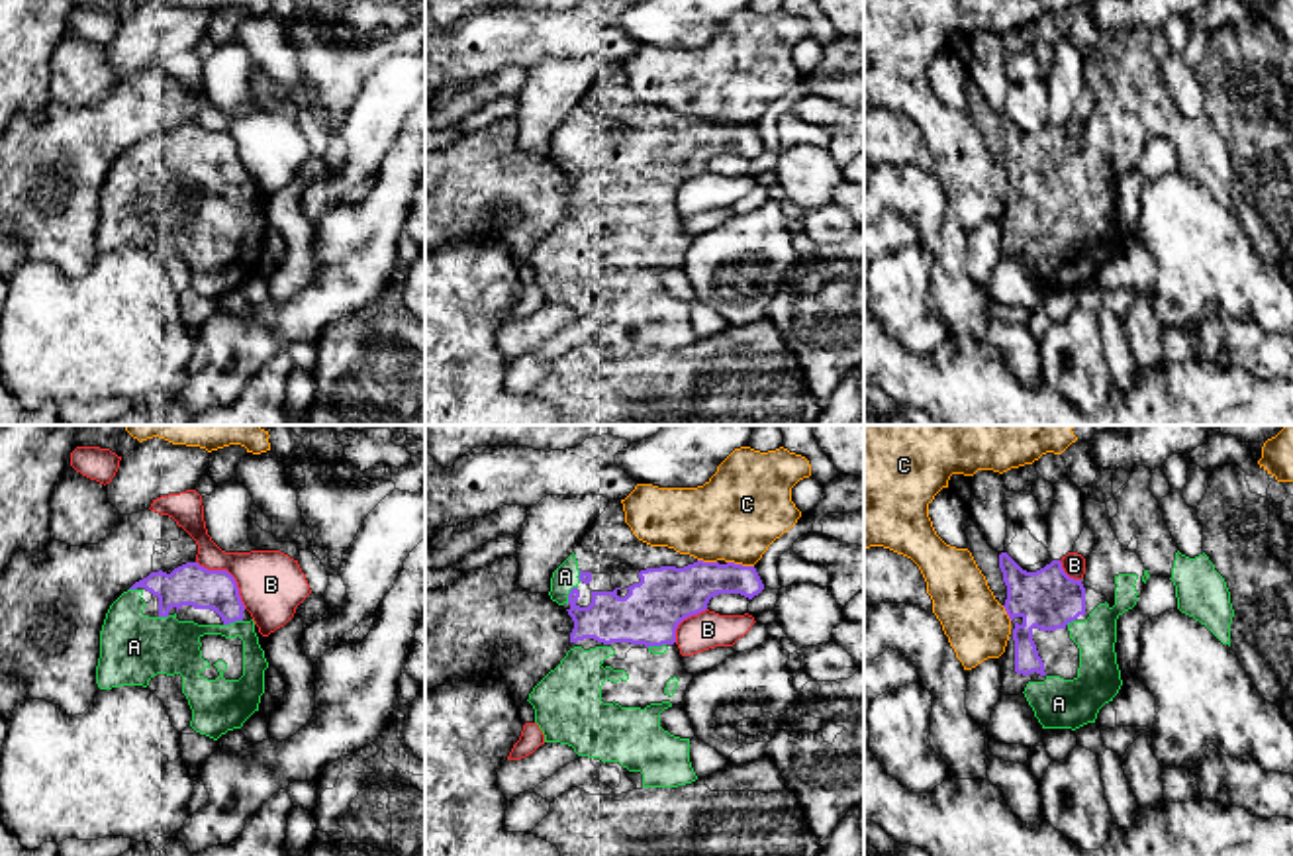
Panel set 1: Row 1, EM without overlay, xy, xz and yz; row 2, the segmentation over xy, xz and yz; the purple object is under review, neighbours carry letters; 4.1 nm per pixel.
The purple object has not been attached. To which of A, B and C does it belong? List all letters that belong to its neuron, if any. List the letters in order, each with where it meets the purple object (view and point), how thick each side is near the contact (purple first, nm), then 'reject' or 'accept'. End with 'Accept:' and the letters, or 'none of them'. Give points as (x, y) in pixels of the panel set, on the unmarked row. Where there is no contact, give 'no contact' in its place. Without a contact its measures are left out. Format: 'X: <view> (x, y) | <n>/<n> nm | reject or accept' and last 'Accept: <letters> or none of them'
A: xz (569, 155) | 190/100 nm | accept
B: xy (230, 136) | 180/280 nm | reject
C: xz (741, 126) | 190/360 nm | reject
Accept: A

